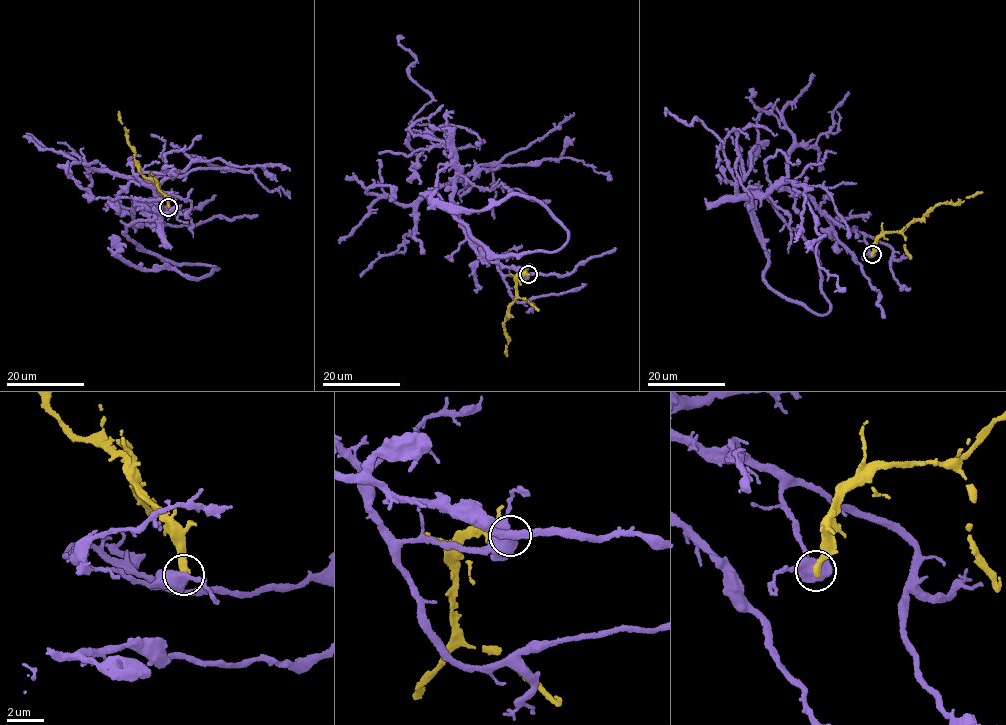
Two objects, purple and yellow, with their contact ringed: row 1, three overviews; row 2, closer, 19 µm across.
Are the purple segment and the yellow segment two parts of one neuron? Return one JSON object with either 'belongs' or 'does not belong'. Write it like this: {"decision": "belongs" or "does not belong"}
{"decision": "does not belong"}

